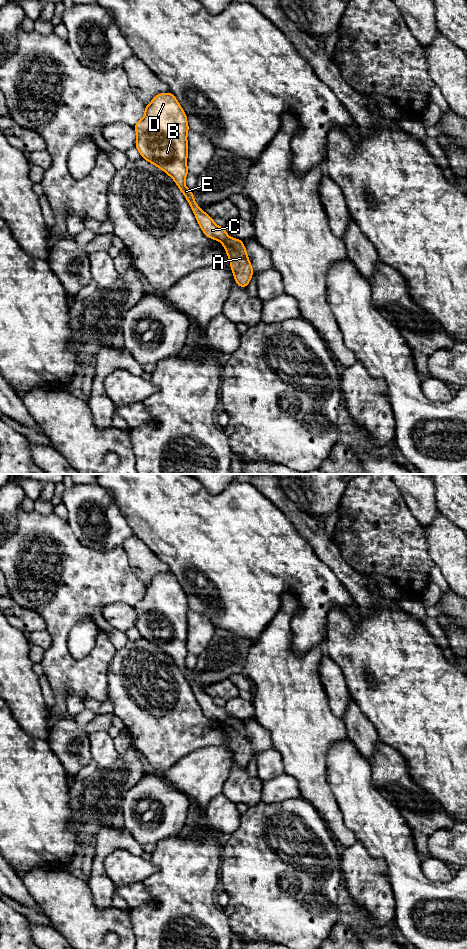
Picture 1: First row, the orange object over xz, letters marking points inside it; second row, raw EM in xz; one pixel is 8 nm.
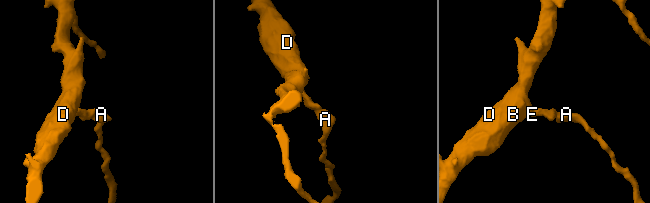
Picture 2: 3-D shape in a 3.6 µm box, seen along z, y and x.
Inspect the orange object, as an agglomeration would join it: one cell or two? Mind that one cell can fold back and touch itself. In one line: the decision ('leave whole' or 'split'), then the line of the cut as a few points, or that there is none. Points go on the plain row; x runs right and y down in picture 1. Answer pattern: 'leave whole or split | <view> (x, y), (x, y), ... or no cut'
split | xz (228, 717), (221, 722)

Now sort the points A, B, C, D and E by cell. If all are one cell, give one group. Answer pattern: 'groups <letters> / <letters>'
groups A / B C D E

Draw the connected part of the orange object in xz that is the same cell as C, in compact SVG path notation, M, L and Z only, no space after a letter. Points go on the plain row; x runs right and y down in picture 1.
M160 573L145 586L143 598L133 605L137 612L135 627L142 638L159 647L177 664L186 677L204 715L223 722L229 718L224 707L217 706L195 682L192 670L185 666L189 606L187 596L176 577Z

